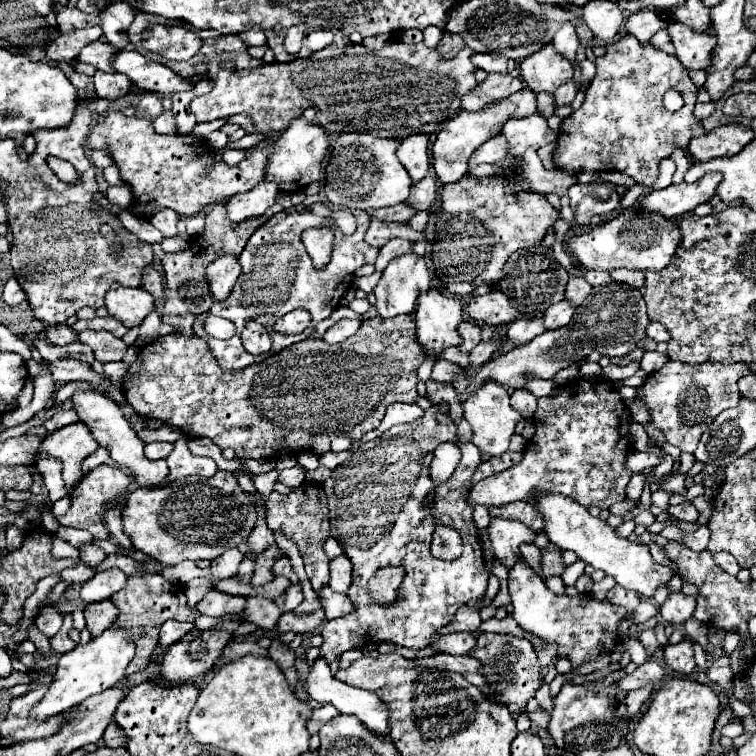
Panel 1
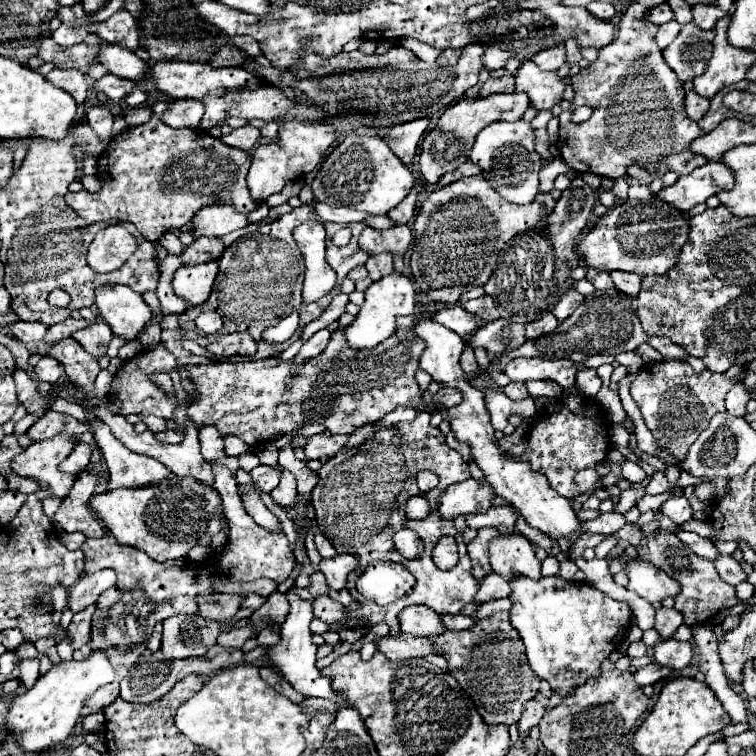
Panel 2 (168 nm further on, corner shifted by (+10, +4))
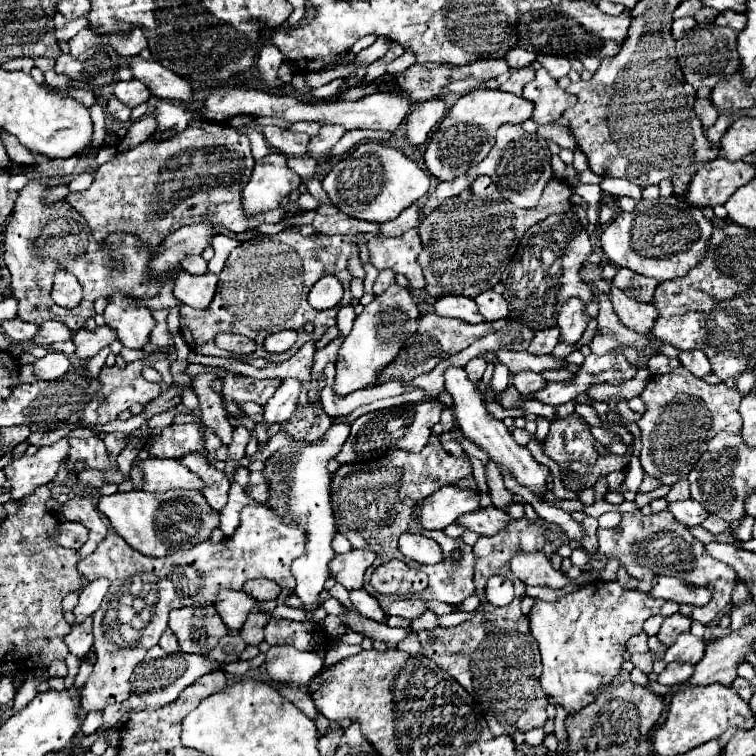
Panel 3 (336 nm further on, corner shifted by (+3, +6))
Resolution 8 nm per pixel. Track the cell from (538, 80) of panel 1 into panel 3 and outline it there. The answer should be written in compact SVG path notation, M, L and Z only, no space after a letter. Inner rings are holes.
M540 68L536 72L536 78L532 82L528 82L528 86L524 86L524 94L522 96L526 100L534 102L532 118L538 124L556 122L566 108L576 104L576 96L568 94L566 90L562 90L558 86L558 82L544 68Z

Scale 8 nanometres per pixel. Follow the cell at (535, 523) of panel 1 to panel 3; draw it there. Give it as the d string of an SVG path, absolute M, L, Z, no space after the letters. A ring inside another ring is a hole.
M490 506L490 508L480 508L472 514L464 514L456 522L480 536L490 536L496 534L498 530L504 530L504 526L508 526L510 522L510 516L504 510Z

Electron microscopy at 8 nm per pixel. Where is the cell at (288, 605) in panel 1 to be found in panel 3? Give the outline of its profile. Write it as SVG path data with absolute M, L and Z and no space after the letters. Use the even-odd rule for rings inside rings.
M252 612L252 614L246 618L246 622L244 622L242 630L240 630L242 638L246 640L246 644L256 644L256 646L258 646L258 644L264 640L262 628L266 626L266 622L268 622L270 618L272 618L272 616L270 616L270 614L264 614L264 612Z

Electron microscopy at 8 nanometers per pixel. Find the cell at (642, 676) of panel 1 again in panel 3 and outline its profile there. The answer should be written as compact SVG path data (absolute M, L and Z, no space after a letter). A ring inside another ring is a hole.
M672 662L664 668L662 674L658 674L658 682L672 686L672 684L682 684L686 682L694 672L692 664L680 664L680 662Z

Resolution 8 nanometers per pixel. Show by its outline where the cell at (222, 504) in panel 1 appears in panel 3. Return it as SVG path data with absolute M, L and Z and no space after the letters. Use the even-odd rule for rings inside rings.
M168 490L168 492L116 492L100 496L98 510L110 520L116 534L120 534L134 550L164 558L174 550L188 550L200 542L206 542L214 528L220 524L220 514L212 510L198 490Z

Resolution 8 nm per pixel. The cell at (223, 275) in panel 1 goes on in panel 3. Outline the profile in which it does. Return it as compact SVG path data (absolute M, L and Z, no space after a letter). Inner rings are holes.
M184 270L178 272L176 276L176 286L174 286L174 296L192 308L206 308L216 290L218 276L212 272L206 274L188 274Z

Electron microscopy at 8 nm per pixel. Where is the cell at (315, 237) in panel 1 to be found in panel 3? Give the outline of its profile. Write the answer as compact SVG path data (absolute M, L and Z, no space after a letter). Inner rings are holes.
M328 274L324 278L320 278L310 294L308 294L308 302L316 308L316 310L324 310L324 308L334 308L338 302L342 300L342 284L336 276Z

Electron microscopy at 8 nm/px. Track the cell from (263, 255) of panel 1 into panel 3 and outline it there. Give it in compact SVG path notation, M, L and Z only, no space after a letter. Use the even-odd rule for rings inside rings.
M284 228L278 234L258 234L252 240L242 242L238 248L230 252L226 266L220 272L218 288L210 306L204 310L194 310L190 306L180 308L182 338L198 354L226 356L226 354L220 354L220 348L216 348L214 336L218 332L242 334L256 340L258 344L256 352L252 352L252 358L268 358L268 360L274 358L276 362L288 360L304 342L320 340L322 334L336 324L338 308L352 302L352 296L350 296L352 274L348 270L348 258L354 252L360 252L360 244L356 242L358 236L366 236L366 234L302 236L294 228ZM326 274L336 274L340 278L340 282L344 284L344 298L332 310L314 310L306 298L312 284ZM306 322L314 324L314 332L312 334L302 332L302 338L298 338L296 346L290 348L286 354L272 354L262 348L266 336L286 328L302 330Z

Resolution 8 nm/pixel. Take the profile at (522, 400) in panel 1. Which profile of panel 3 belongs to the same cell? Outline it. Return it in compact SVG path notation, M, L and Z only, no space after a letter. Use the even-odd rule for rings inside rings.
M526 370L526 372L516 374L516 376L512 378L512 384L516 386L516 390L518 390L524 398L530 398L530 396L534 396L538 390L542 390L542 388L546 386L546 380L544 380L540 374Z

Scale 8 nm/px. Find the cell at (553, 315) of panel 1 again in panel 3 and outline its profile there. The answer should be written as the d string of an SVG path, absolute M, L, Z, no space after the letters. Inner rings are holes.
M548 328L548 330L538 330L536 336L532 338L528 352L532 354L550 354L554 350L554 346L560 342L560 328Z

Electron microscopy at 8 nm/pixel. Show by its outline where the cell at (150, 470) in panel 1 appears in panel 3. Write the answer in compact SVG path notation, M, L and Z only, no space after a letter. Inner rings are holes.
M150 456L146 460L134 460L132 466L142 472L144 478L142 490L146 492L166 492L174 488L192 488L192 490L202 488L200 478L176 460L158 460Z

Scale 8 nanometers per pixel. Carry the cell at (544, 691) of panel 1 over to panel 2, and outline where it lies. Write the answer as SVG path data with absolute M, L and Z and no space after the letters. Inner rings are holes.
M529 700L527 706L525 706L525 712L523 712L521 720L519 720L519 726L517 726L519 728L519 736L527 738L529 732L531 732L531 728L539 724L539 720L543 718L543 714L545 714L543 706L537 700Z

